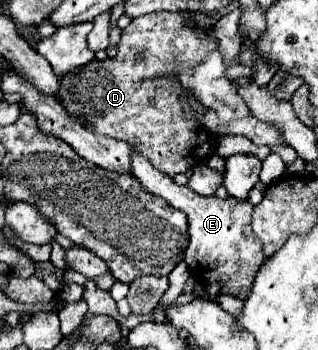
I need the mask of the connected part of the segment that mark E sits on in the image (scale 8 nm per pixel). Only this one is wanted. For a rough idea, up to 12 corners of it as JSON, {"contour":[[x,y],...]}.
{"contour":[[133,150],[133,174],[189,218],[199,284],[249,296],[265,254],[249,200],[199,196]]}

